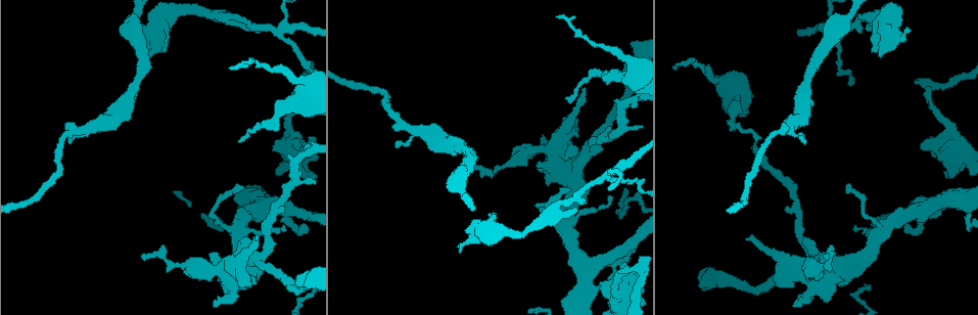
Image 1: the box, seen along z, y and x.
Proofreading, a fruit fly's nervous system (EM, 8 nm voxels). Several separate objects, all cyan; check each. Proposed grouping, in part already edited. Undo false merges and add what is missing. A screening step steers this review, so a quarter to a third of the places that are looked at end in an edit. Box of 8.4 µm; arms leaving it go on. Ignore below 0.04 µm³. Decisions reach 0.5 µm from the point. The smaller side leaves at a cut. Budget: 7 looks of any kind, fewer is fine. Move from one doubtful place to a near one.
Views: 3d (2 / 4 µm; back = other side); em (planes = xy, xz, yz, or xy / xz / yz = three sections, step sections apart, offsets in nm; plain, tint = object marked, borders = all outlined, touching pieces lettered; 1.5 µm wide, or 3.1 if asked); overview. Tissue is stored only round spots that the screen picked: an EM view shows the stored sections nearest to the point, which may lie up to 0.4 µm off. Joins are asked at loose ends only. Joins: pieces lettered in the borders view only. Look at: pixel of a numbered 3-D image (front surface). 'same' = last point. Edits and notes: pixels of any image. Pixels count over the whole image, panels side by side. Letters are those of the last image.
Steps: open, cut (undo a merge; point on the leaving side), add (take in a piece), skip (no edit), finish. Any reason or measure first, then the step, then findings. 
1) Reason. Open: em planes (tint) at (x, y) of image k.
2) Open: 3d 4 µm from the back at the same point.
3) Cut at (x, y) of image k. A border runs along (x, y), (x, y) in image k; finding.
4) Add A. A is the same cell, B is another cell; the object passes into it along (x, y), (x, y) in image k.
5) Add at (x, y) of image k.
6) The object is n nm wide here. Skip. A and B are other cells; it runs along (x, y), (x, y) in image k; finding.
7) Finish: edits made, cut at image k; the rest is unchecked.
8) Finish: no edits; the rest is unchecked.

Tapers out. Open: 3d 2 µm at (228, 68) of image 1.

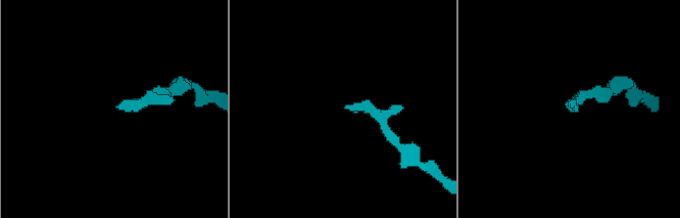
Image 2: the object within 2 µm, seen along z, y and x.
Need the tissue. Open: em 3.1 µm planes (borders) at (575, 107) of image 2.

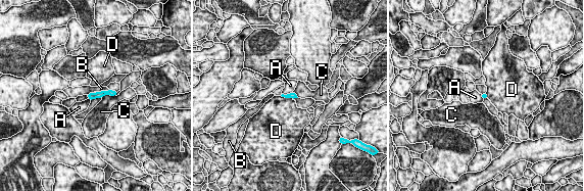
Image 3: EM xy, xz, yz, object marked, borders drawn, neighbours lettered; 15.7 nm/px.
The object is 90 nm wide here. Skip. A, B, C and D are other cells; it runs along (114, 93), (102, 93), (90, 97) in image 3; none of them fits.

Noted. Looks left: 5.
Thick turns thin. Open: 3d 2 µm at (243, 20) of image 1.

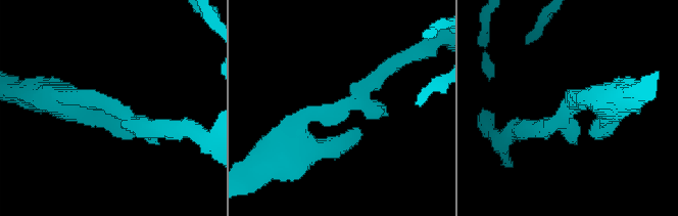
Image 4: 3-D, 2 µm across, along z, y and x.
Shape alone is not enough. Open: em planes (borders) at (573, 106) of image 4.

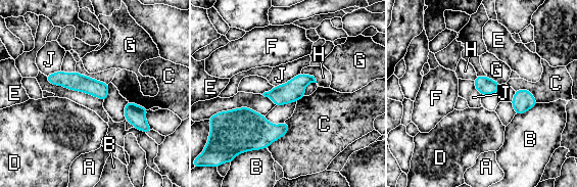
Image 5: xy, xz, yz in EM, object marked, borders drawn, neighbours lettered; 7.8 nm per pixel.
The object is 140 nm wide here. Skip. A, B, C, D, E, F, G, H and J are other cells; a border runs along (300, 73), (286, 82), (274, 86) in image 5; all the same neuron.

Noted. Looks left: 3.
Branch stops here. Open: em planes (borders) at (803, 144) of image 1.

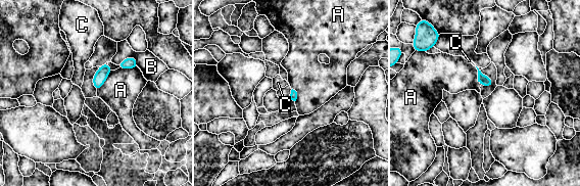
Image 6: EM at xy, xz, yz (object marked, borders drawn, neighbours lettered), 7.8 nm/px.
Skip. A, B and C are other cells; a border runs along (112, 71), (97, 90) in image 6; none of them fits.

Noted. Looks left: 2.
Finish: no edits; the rest is unchecked.

